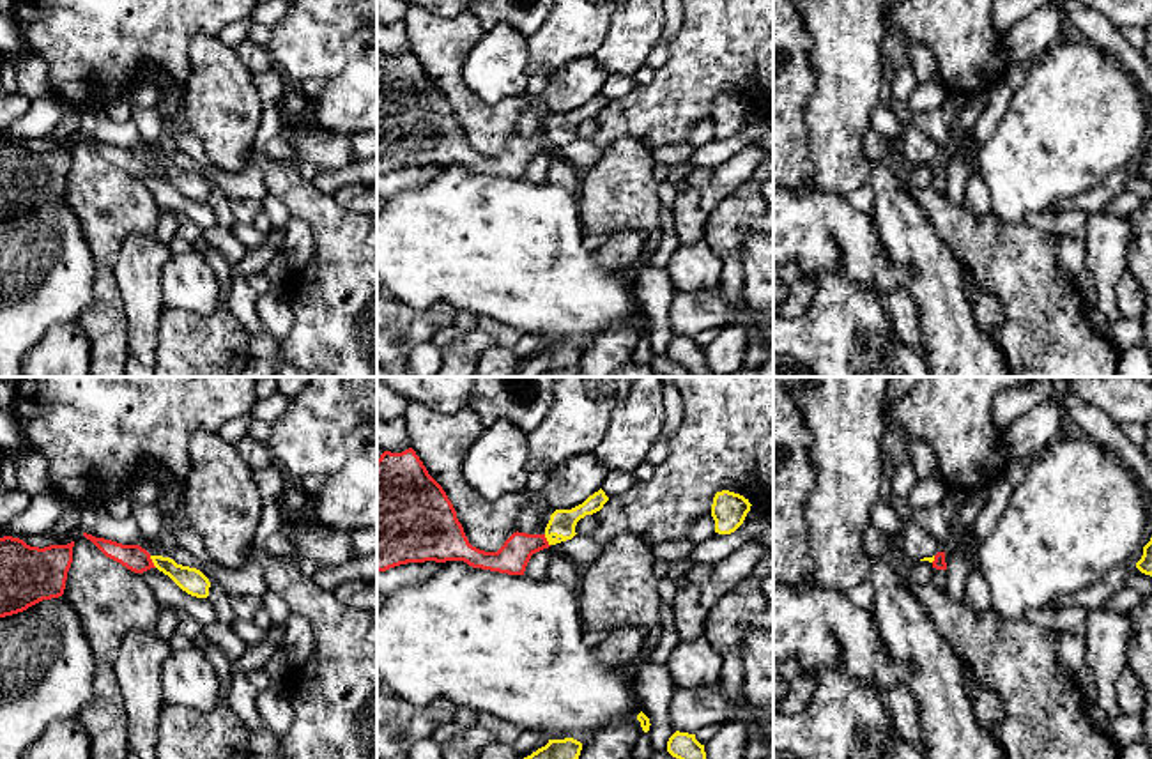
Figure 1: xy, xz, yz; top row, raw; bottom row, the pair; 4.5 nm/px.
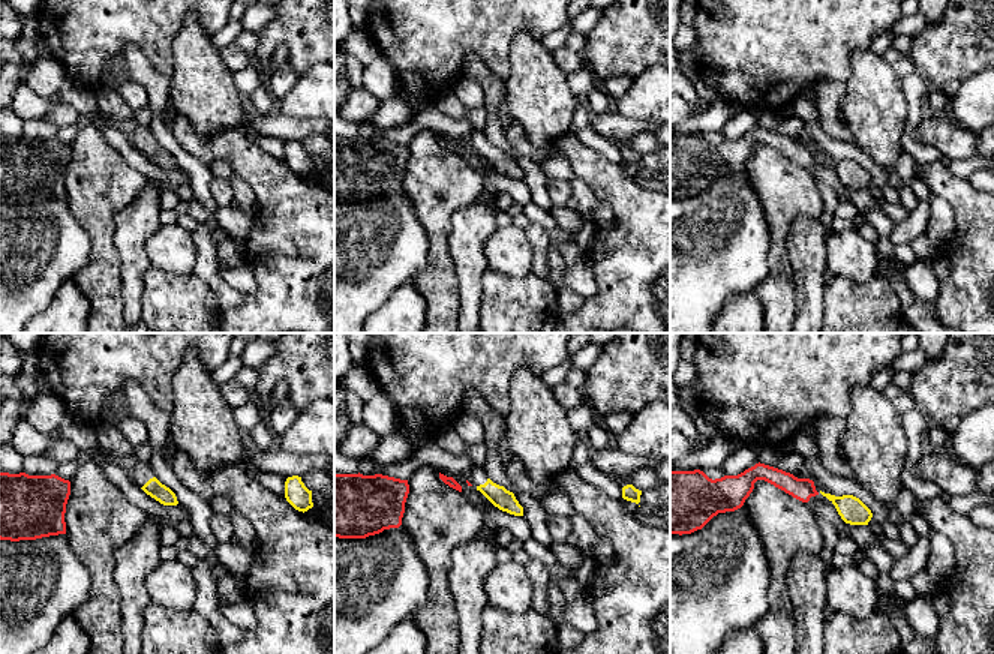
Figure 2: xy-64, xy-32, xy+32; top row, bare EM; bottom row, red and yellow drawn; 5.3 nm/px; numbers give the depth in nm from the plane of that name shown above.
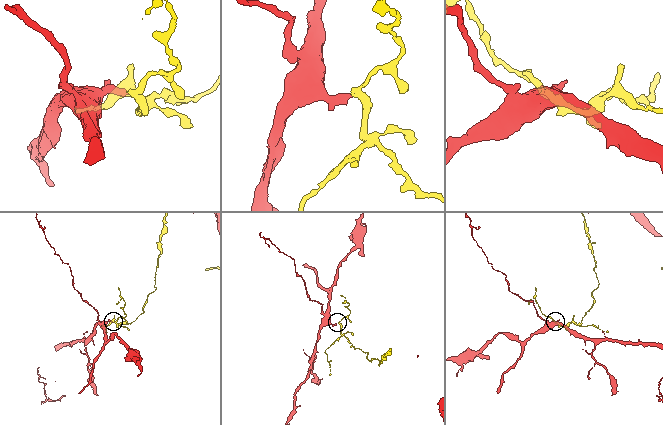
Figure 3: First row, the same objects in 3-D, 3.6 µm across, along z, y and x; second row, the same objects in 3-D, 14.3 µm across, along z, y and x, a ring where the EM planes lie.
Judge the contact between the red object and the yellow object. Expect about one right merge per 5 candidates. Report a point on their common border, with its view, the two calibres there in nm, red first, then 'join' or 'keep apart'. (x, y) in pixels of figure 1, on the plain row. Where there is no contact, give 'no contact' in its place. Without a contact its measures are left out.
contact xy (151, 165); calibres 120 and 120 nm; keep apart

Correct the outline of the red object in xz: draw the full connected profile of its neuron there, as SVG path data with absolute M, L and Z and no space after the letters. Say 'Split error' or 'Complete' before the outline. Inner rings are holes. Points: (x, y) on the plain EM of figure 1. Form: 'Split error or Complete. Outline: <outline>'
Complete. Outline: M412 51L402 57L384 55L377 64L377 175L407 166L464 165L472 172L524 179L531 159L549 150L545 138L518 134L497 156L472 150L446 96Z

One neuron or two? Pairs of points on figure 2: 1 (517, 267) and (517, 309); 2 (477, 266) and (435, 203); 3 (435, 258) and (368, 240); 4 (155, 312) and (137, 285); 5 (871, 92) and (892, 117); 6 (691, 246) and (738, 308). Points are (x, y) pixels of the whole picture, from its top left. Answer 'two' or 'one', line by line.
1: two
2: two
3: two
4: two
5: one
6: two

